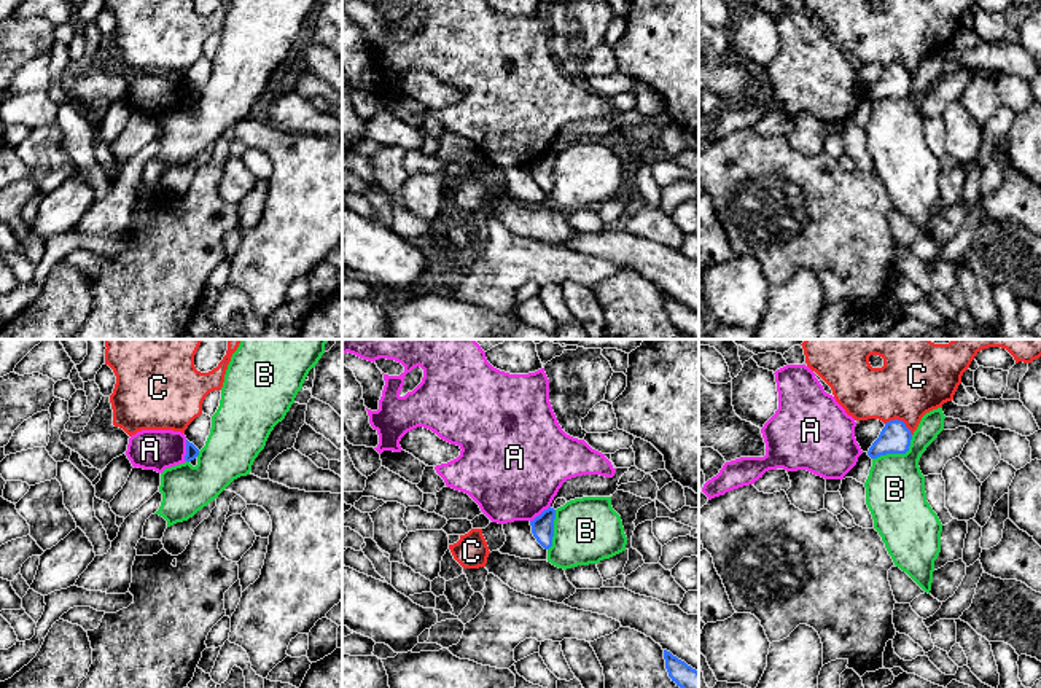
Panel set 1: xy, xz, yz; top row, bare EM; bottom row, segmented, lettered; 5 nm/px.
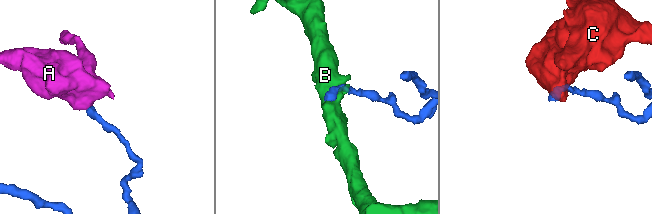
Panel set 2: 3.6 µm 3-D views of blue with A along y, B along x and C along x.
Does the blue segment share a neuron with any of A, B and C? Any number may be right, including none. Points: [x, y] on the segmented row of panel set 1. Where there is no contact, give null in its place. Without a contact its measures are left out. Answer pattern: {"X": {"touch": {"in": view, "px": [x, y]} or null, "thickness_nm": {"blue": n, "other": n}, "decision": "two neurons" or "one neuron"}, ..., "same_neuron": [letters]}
{"A": {"touch": {"in": "xy", "px": [187, 451]}, "thickness_nm": {"blue": 60, "other": 200}, "decision": "two neurons"}, "B": {"touch": {"in": "yz", "px": [896, 453]}, "thickness_nm": {"blue": 160, "other": 300}, "decision": "two neurons"}, "C": {"touch": {"in": "yz", "px": [900, 421]}, "thickness_nm": {"blue": 160, "other": 360}, "decision": "two neurons"}, "same_neuron": []}

